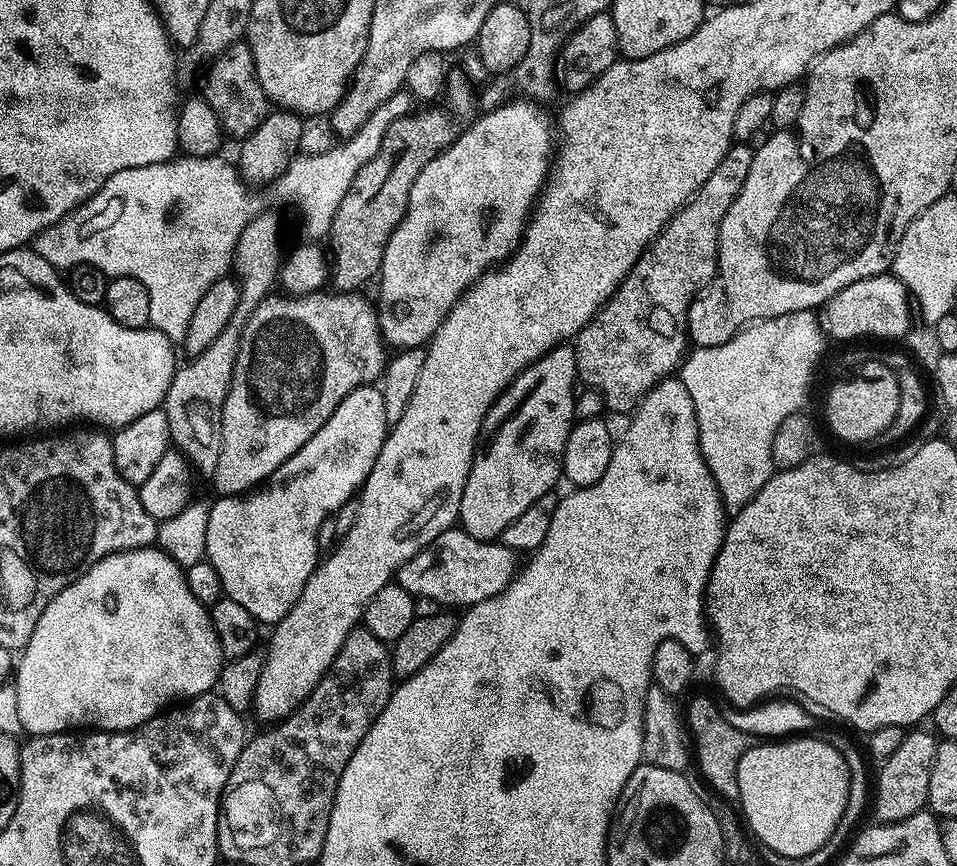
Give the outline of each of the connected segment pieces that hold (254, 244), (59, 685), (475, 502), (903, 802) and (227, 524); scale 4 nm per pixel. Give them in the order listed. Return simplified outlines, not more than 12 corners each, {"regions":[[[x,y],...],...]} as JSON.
{"regions":[[[253,215],[234,251],[236,312],[177,367],[162,407],[175,451],[218,466],[240,331],[273,291],[279,218]],[[159,547],[102,558],[18,656],[24,732],[125,732],[213,691]],[[576,349],[492,404],[459,527],[495,541],[561,483]],[[907,731],[881,765],[872,811],[904,821],[927,805],[937,737]],[[379,387],[263,484],[211,501],[224,596],[274,626],[390,425]]]}

